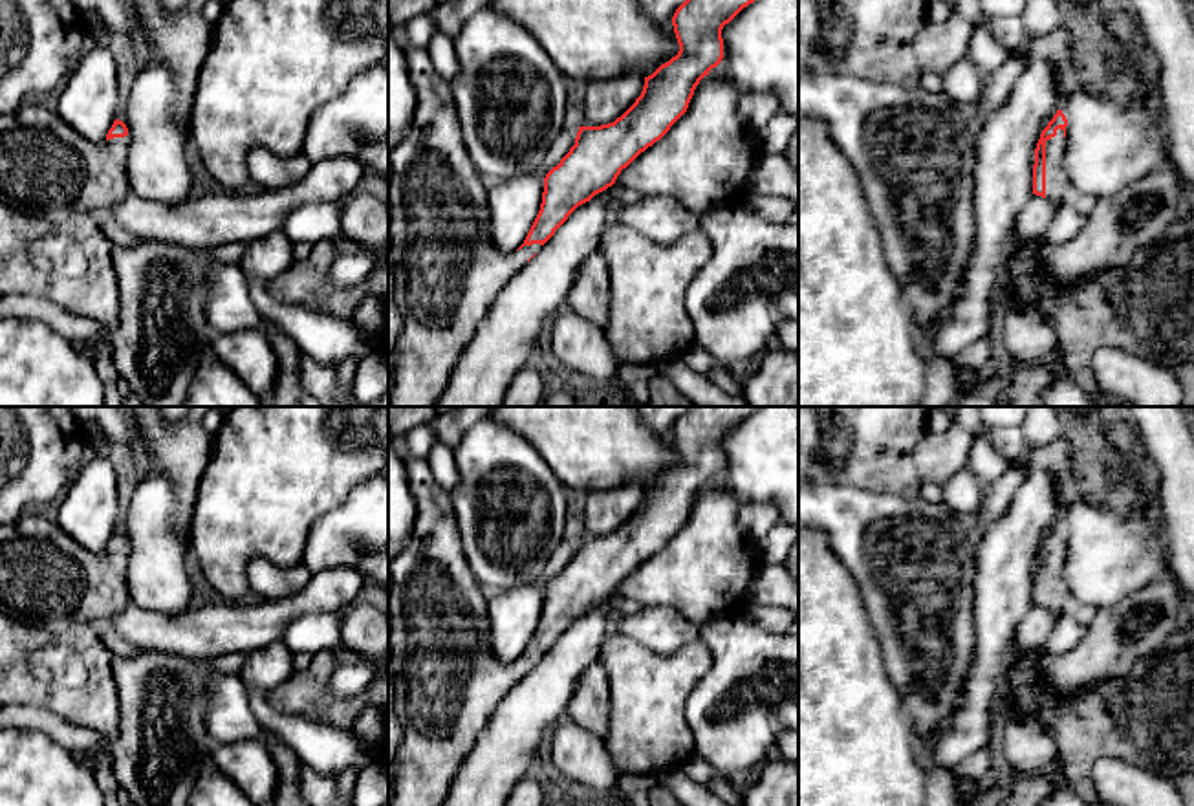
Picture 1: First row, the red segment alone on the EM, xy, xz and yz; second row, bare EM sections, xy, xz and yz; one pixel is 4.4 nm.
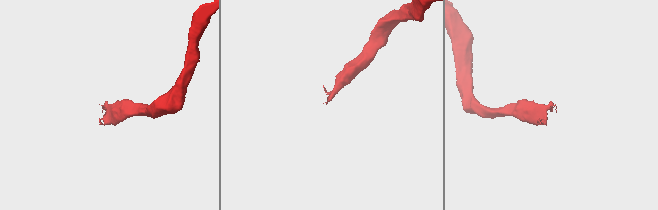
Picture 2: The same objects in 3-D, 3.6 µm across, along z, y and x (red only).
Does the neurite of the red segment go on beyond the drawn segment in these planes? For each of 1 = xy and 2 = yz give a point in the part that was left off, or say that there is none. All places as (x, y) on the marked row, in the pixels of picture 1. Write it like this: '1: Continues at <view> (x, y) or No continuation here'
1: Continues at xy (48, 171)
2: Continues at yz (1057, 185)

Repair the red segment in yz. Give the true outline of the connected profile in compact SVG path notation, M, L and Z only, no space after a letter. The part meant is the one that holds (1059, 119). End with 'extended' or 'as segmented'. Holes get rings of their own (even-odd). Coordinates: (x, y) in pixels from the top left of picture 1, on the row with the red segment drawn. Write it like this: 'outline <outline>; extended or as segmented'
outline M1057 110L1035 148L1033 194L1047 198L1057 207L1073 198L1071 183L1064 172L1066 126L1066 115Z; extended

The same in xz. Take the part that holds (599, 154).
outline M685 0L676 9L672 26L678 55L645 77L641 95L613 123L579 126L575 145L546 174L540 211L524 244L513 253L500 253L489 238L489 183L482 180L465 148L449 81L436 73L427 49L412 46L399 31L416 92L416 114L408 134L390 154L394 178L388 191L388 255L394 262L394 299L403 317L403 332L396 348L388 407L436 405L460 354L500 291L579 205L612 187L621 170L687 112L700 81L723 59L723 26L753 2Z; extended

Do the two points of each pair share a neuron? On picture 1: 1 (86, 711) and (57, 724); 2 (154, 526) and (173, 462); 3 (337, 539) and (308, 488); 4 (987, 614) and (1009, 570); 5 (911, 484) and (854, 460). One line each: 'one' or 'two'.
1: two
2: two
3: two
4: one
5: one

